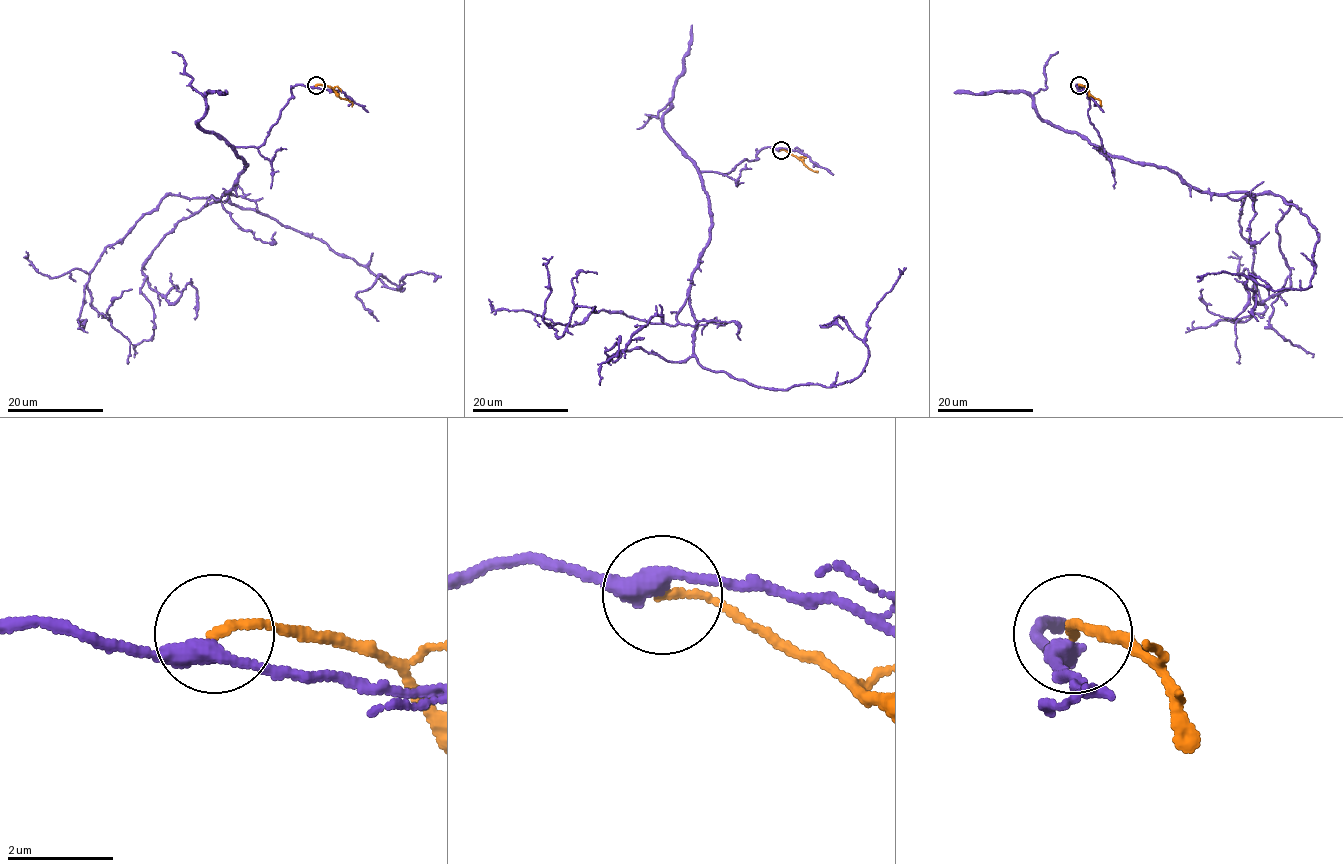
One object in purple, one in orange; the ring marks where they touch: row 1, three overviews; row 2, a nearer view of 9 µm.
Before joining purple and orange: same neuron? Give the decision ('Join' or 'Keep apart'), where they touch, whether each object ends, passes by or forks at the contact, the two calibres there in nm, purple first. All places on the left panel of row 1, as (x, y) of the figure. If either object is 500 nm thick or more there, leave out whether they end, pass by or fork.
Keep apart. Place: (316, 85). At the ring purple passes by. At the ring orange ends. Thickness 320 nm (purple) against 160 nm

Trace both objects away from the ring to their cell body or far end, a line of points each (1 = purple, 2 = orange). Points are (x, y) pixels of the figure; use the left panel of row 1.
1: (316, 85), (234, 148), (224, 192), (404, 289), (357, 293), (378, 321)
2: (316, 85), (330, 87), (340, 97), (351, 101), (352, 106)

